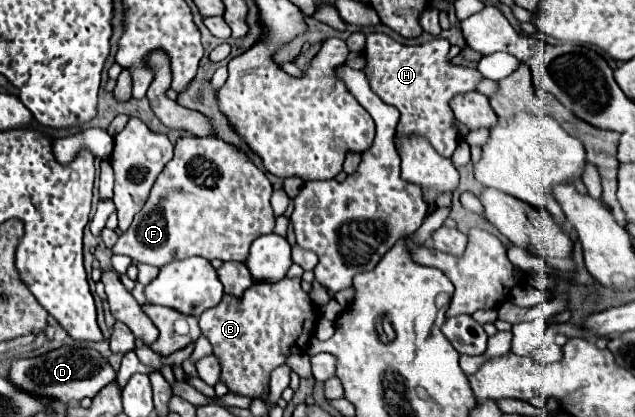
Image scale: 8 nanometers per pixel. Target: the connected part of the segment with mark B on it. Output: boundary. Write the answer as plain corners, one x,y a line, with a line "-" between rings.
283,278
279,282
267,284
267,282
255,282
249,286
241,298
223,294
223,300
211,308
205,310
199,316
199,328
203,336
209,338
213,346
213,356
219,360
221,374
219,382
229,388
231,394
241,394
249,398
259,398
269,392
269,376
271,372
285,364
291,354
303,354
309,348
309,340
313,338
313,328
319,320
319,310
307,296
307,292
301,290
299,278

